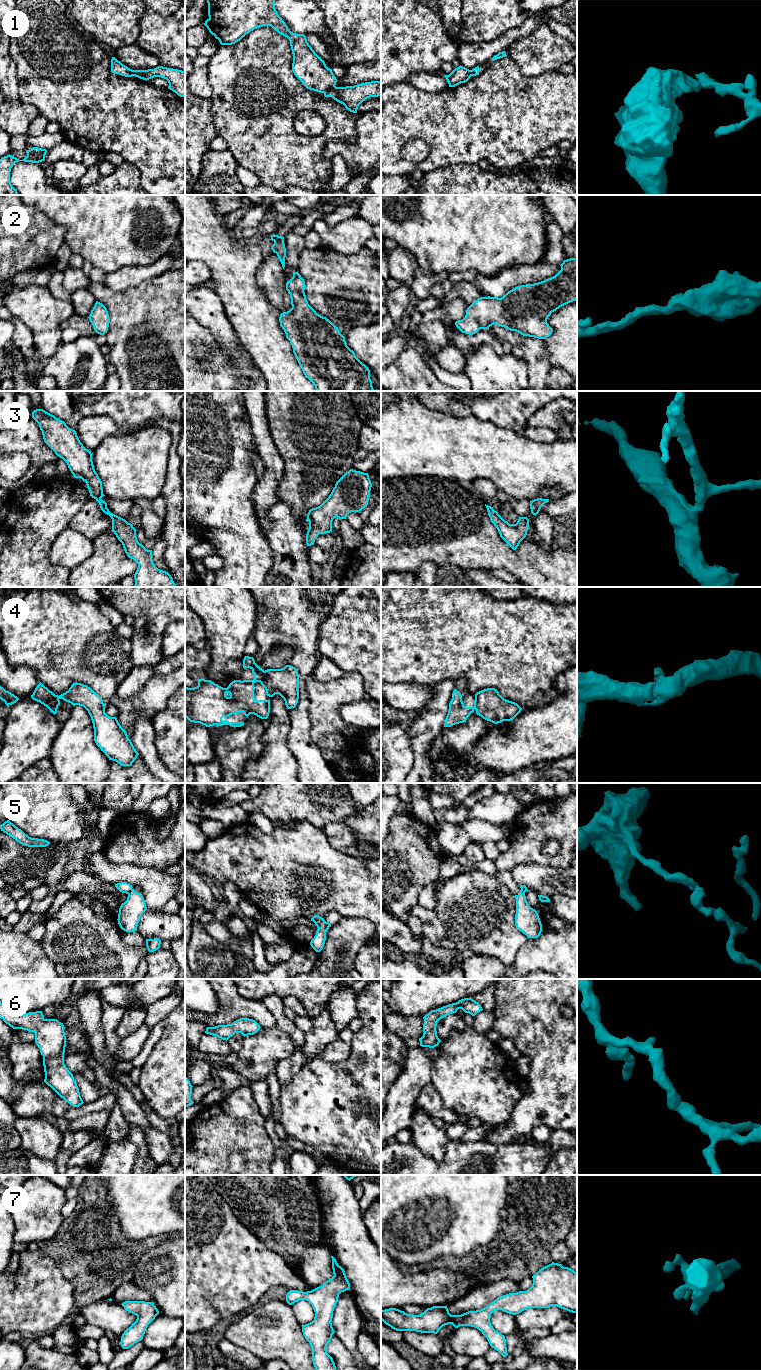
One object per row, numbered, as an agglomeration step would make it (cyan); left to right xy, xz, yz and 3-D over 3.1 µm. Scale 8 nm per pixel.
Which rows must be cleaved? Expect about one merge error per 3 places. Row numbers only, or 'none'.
1, 4, 5

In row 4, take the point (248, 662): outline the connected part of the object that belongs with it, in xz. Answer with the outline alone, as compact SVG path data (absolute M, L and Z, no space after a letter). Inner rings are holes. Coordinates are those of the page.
M245 656L243 659L243 668L250 668L254 674L253 680L243 680L244 682L261 682L264 679L264 670L255 663L253 657Z

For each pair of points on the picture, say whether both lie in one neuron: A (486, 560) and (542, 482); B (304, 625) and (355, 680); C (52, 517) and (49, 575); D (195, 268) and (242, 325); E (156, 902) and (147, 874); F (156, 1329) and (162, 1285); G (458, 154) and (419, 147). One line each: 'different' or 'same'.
A: different
B: different
C: same
D: different
E: same
F: different
G: different

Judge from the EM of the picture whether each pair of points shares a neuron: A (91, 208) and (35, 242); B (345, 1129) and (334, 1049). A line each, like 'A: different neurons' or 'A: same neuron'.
A: different neurons
B: different neurons

